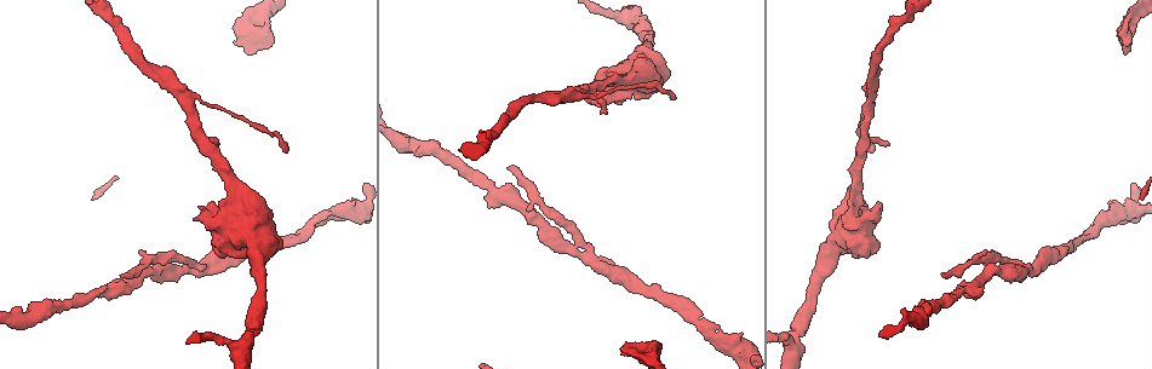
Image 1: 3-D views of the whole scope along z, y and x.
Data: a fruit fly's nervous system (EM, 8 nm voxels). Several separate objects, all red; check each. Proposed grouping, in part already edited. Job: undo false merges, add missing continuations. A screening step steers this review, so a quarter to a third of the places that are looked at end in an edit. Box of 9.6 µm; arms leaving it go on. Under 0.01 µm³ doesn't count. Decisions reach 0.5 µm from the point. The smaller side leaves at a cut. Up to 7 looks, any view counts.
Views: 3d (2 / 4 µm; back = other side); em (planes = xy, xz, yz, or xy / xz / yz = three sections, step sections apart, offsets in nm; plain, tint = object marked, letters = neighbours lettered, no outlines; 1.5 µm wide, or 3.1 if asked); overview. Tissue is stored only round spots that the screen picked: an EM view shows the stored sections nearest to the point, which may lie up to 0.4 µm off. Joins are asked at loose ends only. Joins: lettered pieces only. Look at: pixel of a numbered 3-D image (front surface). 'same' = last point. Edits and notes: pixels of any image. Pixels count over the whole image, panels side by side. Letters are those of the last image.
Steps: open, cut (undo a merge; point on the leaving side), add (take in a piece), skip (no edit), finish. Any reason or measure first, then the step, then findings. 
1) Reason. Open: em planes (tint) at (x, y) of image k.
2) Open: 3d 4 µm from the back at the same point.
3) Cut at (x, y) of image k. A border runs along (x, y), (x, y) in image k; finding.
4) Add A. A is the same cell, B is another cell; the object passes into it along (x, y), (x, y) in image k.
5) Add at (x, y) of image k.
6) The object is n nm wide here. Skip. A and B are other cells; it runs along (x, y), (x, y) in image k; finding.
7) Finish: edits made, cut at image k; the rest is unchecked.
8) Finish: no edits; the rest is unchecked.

Branch stops here. Open: em xz step 4 (letters) at (606, 111) of image 1.

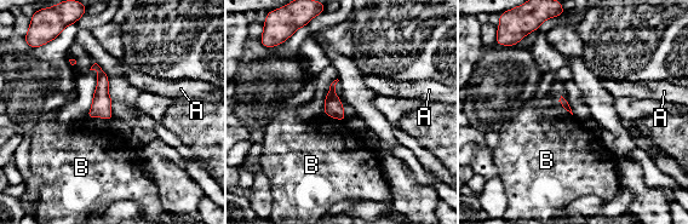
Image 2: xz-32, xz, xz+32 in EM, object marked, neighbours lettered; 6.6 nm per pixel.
Skip. A and B are other cells; no lettered piece goes on from it.

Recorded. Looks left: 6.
Three arms meet. Open: 3d 4 µm from the back at (1027, 271) of image 1.

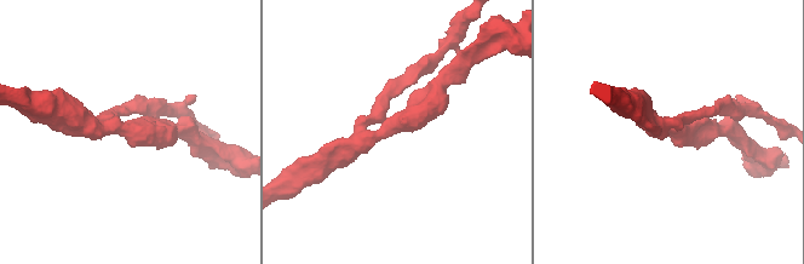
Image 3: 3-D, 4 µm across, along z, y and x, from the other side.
3 arms meet here; the arms are 190, 300, 320 nm wide; shape alone is not enough. Open: em planes (plain) at (387, 129) of image 3.

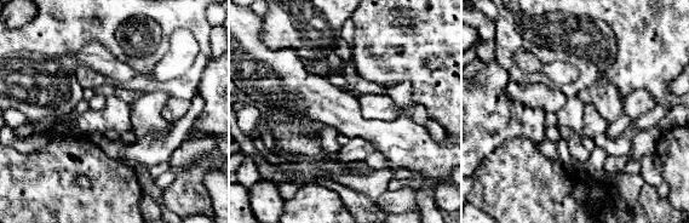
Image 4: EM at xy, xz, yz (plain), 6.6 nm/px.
What lies round it. Open: em planes (letters) at the same point.

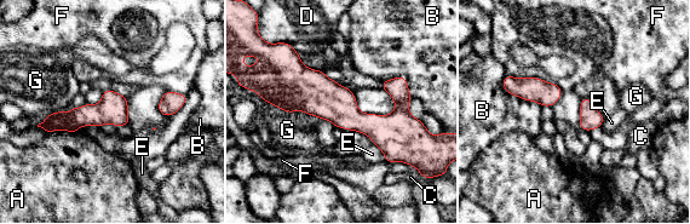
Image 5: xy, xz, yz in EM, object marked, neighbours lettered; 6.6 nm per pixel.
Skip. A, B, C, D, E, F and G are other cells; it runs along (270, 95), (413, 121) in image 5; all the same neuron.

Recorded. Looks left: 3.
Open: 3d 4 µm at (1125, 54) of image 1.

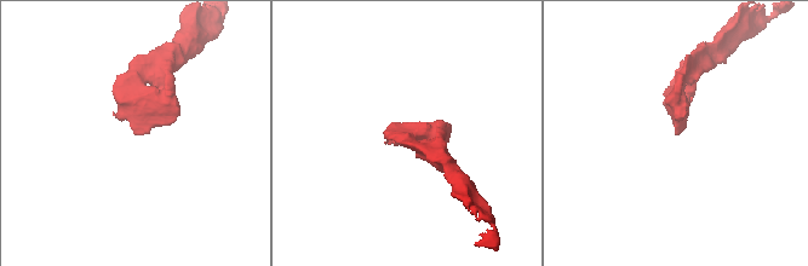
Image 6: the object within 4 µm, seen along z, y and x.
Need the tissue. Open: em planes (letters) at (140, 132) of image 6.

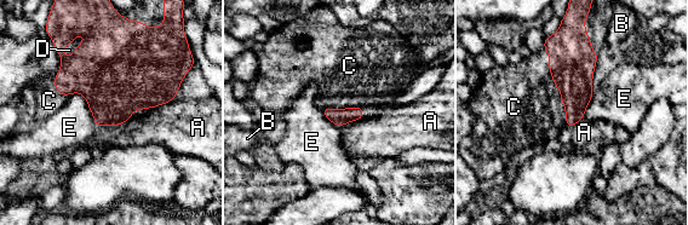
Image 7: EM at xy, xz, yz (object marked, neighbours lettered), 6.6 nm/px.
Add C. C is the same cell, A, B, D and E are other cells; the neuron continues.

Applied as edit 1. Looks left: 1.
Finish: edits made, add at image 7; the rest is unchecked.

